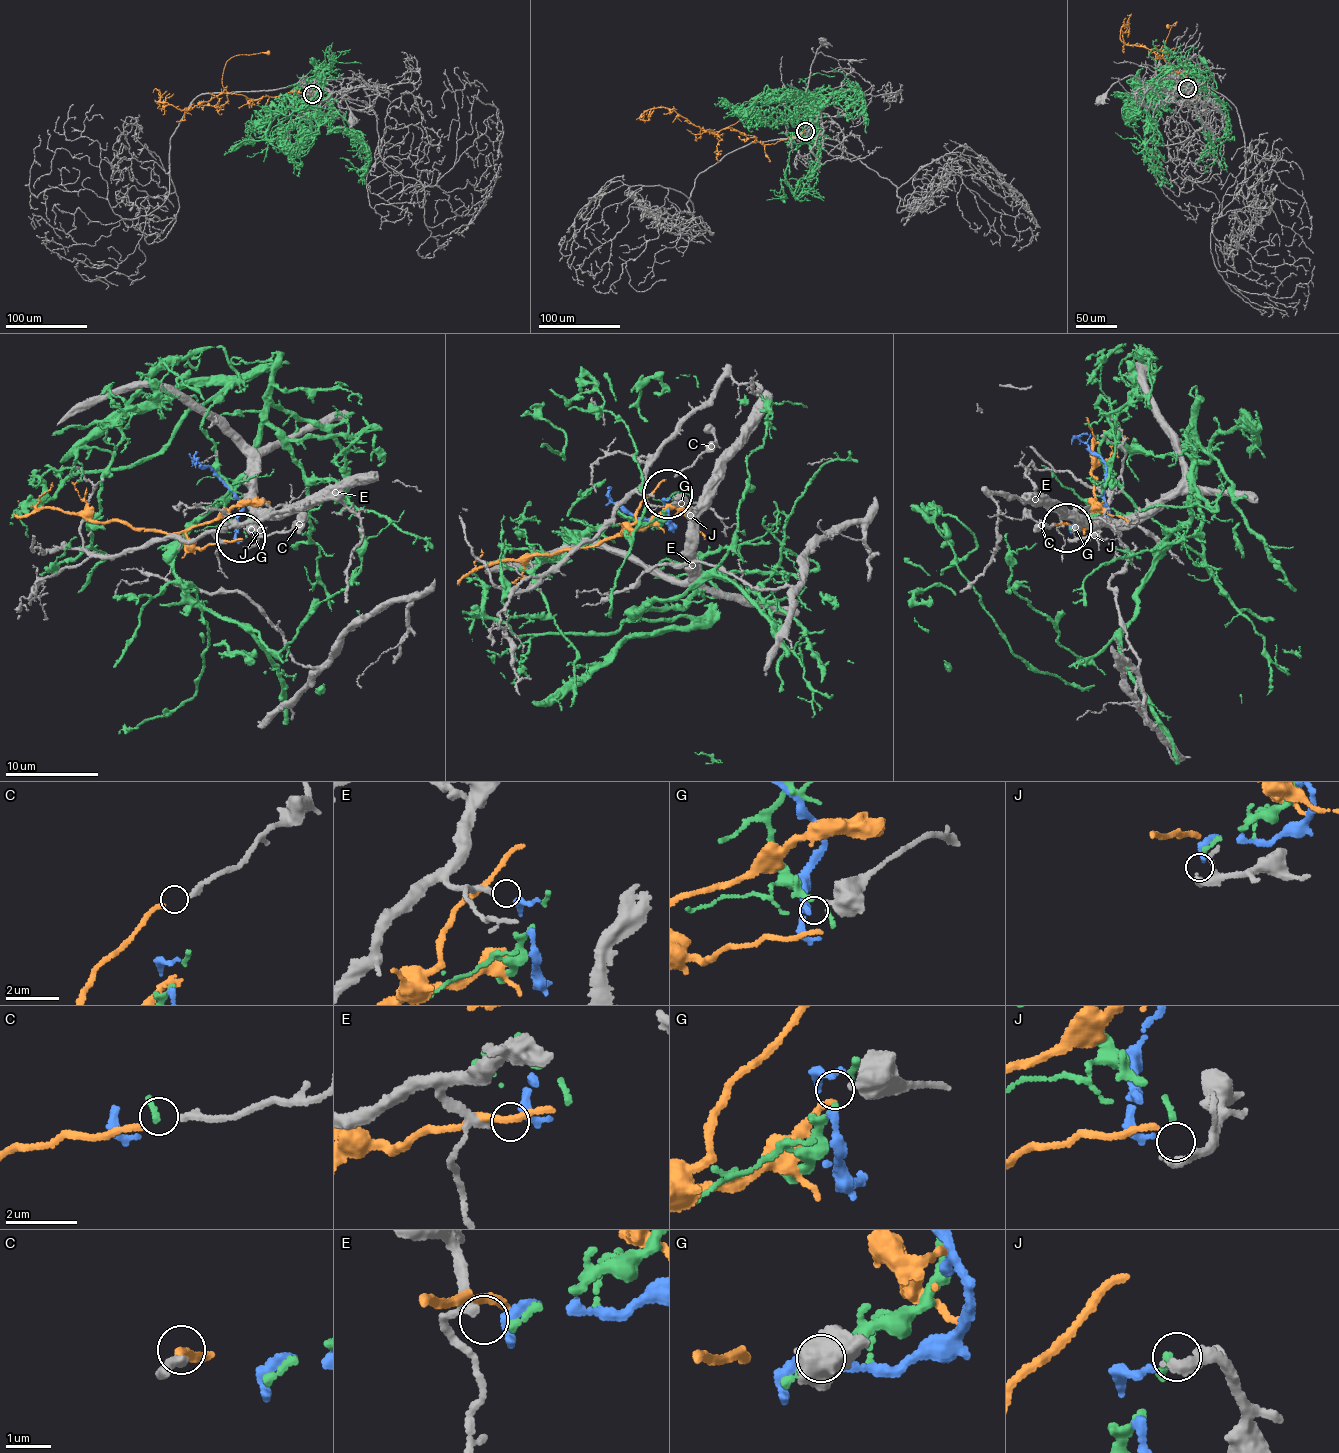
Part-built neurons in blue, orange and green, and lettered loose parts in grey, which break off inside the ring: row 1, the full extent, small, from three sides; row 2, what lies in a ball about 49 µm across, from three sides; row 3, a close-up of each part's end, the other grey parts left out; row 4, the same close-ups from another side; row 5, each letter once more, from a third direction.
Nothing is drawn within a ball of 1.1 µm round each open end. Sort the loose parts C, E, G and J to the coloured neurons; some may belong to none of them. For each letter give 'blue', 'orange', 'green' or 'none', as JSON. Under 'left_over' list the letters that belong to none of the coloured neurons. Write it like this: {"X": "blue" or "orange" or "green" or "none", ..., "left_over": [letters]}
{"C": "orange", "E": "blue", "G": "none", "J": "none", "left_over": ["G", "J"]}

